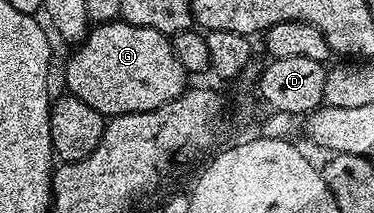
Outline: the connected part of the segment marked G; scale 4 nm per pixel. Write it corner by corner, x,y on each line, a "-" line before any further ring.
118,18
111,24
98,24
90,27
89,35
81,41
79,47
69,56
65,64
65,84
68,95
78,96
91,110
99,110
106,118
135,114
155,110
175,98
179,98
187,90
187,73
184,66
175,58
170,37
159,30
147,30
143,26
131,26

